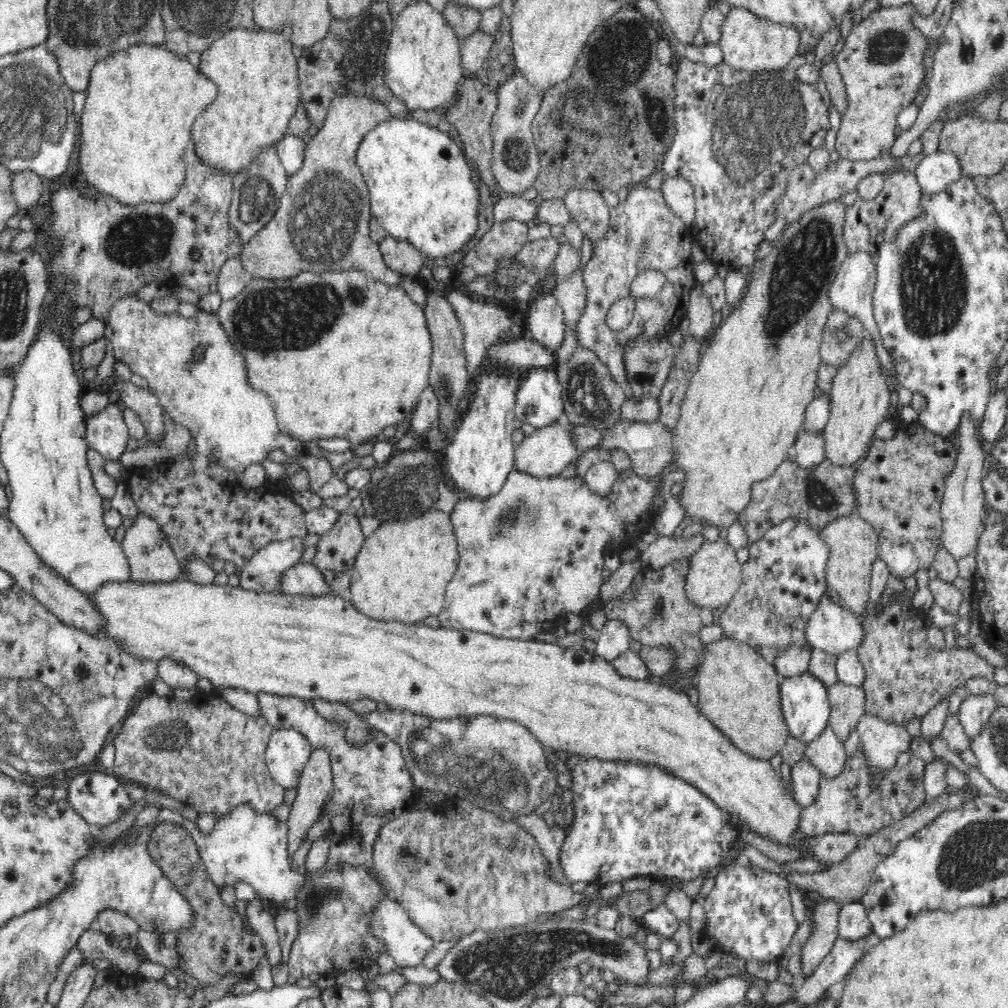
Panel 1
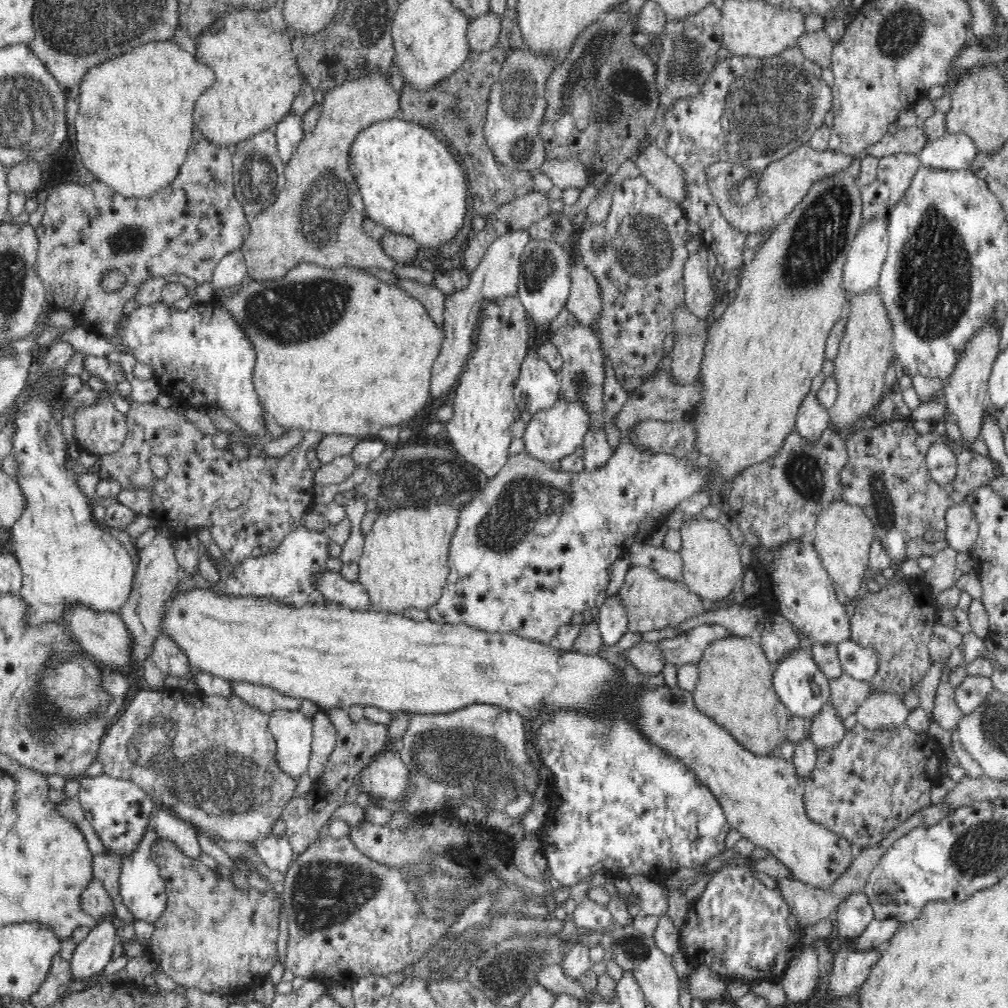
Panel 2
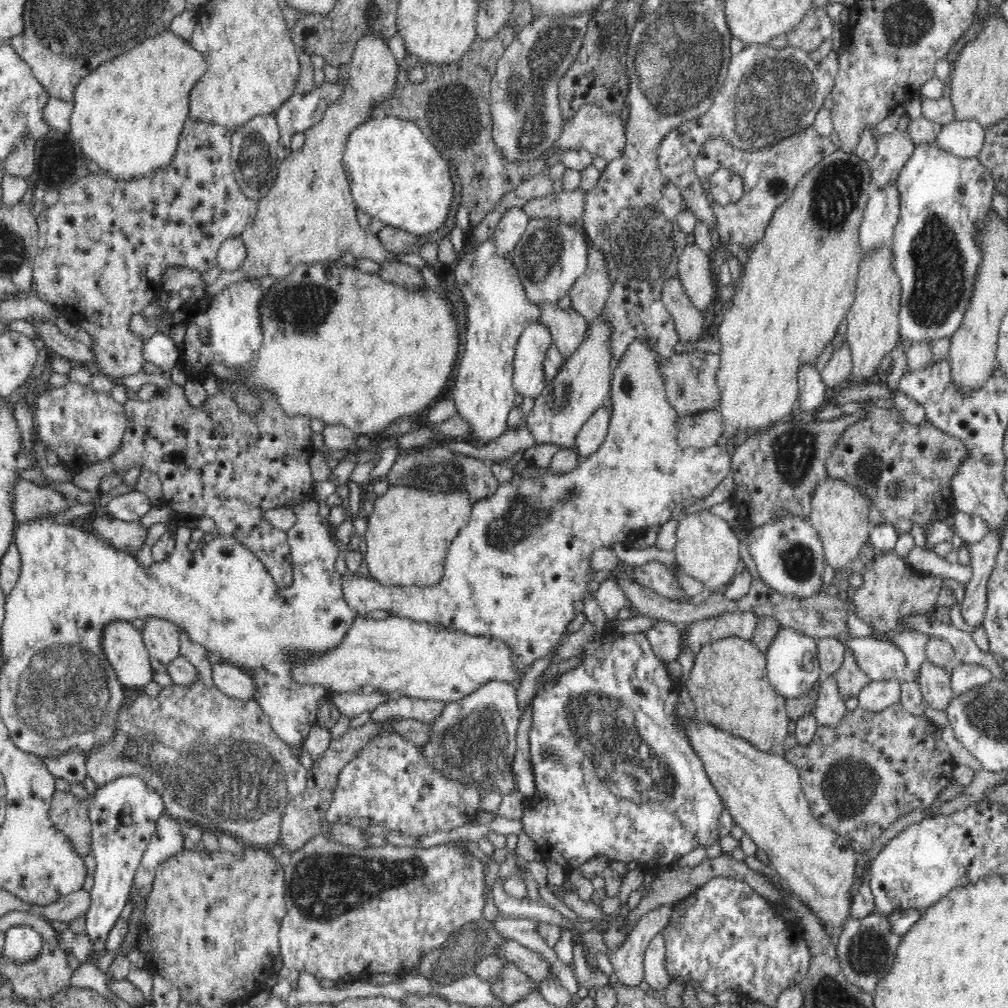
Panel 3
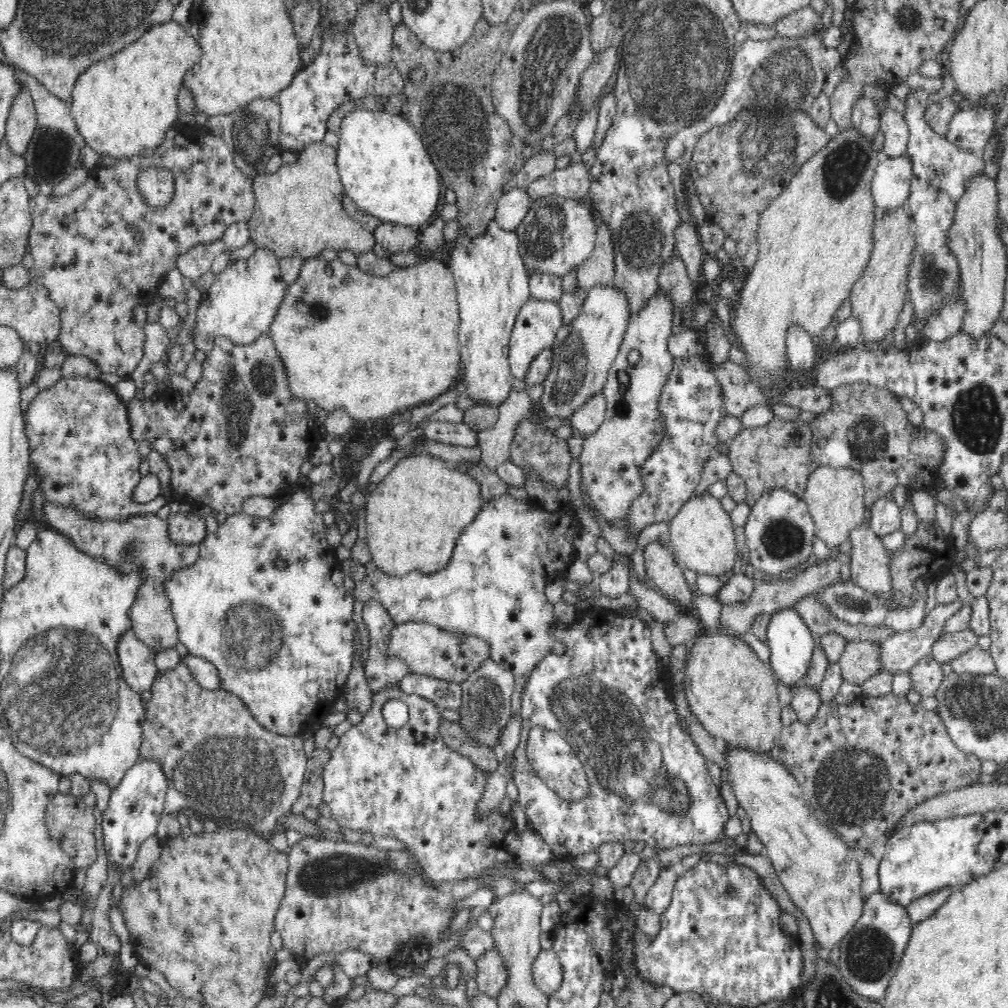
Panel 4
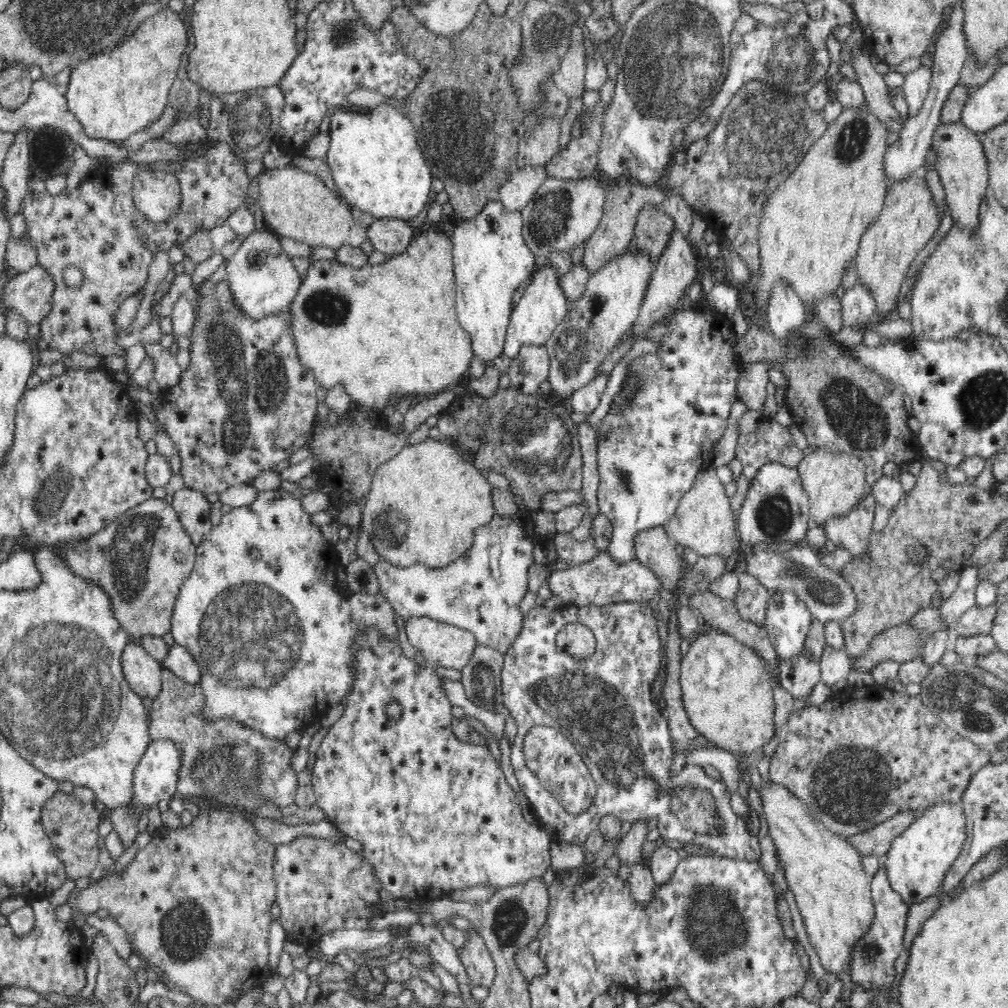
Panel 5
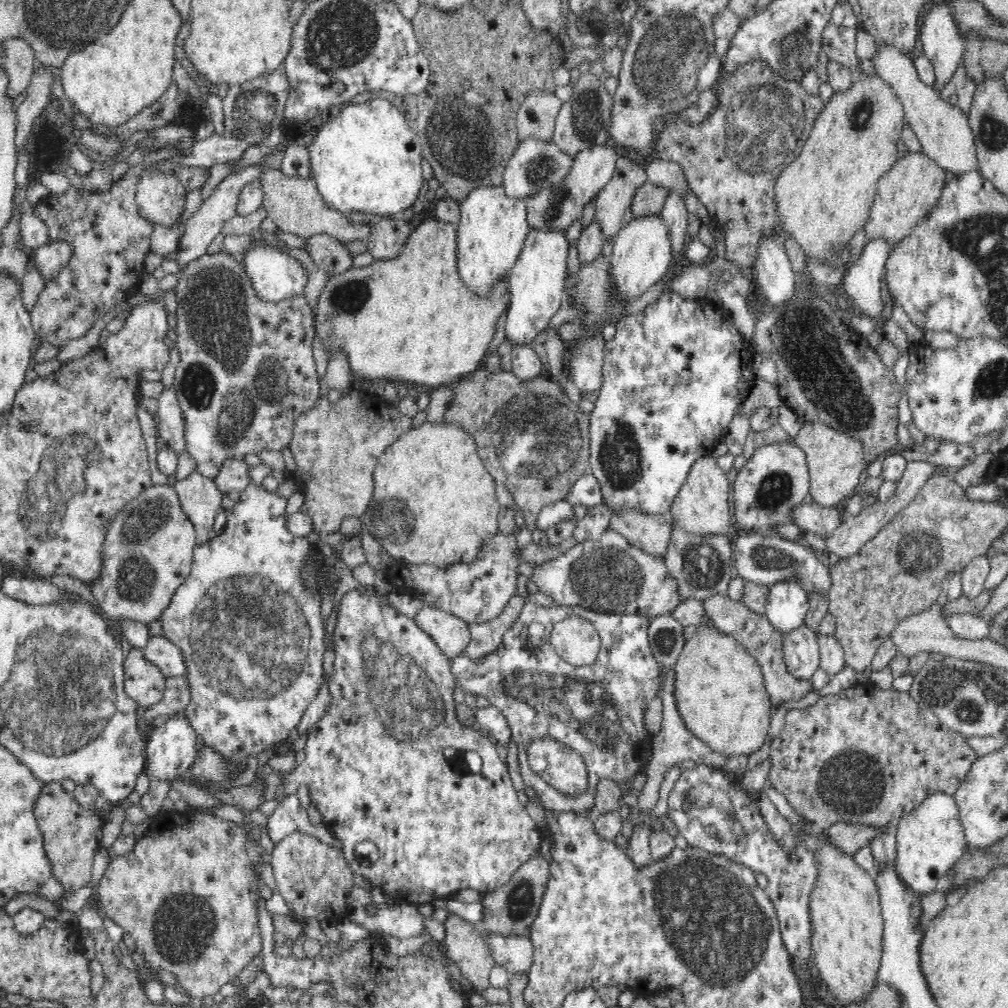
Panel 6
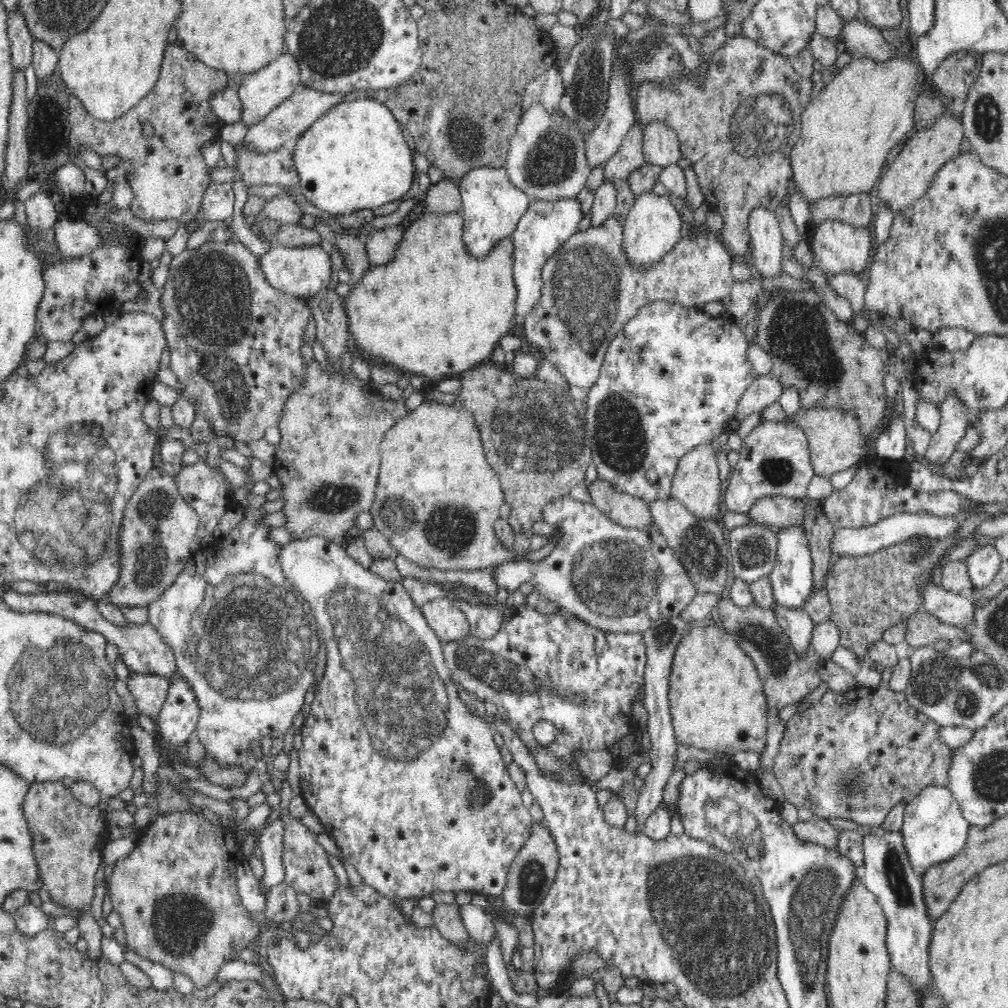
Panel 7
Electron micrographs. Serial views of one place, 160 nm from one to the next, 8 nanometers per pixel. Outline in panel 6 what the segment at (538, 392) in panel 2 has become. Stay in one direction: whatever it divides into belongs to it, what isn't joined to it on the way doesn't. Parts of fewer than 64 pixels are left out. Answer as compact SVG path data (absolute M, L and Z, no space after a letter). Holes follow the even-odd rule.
M546 227L529 228L526 240L522 242L522 250L506 280L511 303L506 316L505 337L512 344L532 344L536 336L550 324L564 300L568 238L560 232L544 234Z

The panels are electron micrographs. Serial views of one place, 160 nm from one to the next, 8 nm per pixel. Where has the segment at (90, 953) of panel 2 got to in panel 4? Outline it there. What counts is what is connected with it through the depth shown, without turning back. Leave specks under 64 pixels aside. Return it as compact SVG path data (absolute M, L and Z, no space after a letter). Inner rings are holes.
M159 759L142 760L131 766L117 787L110 793L108 804L102 814L102 846L108 865L113 862L120 875L134 861L140 845L150 836L157 834L160 817L164 814L165 796L169 786L164 767Z

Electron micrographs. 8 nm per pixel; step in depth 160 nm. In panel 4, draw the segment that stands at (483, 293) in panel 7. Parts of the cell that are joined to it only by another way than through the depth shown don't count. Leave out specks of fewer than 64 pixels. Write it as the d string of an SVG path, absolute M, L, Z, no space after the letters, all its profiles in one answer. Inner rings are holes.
M322 257L307 259L301 266L298 278L286 287L283 301L278 307L277 315L269 328L270 336L281 353L282 364L285 364L289 389L298 400L312 400L318 407L326 410L327 414L334 412L337 407L343 408L356 422L357 427L372 420L382 420L396 413L405 412L409 408L419 406L421 402L431 402L441 393L445 393L456 380L460 372L461 354L459 351L458 301L455 280L450 268L440 260L422 258L422 264L408 268L394 268L384 278L366 280L366 271L342 263L339 259L326 261Z

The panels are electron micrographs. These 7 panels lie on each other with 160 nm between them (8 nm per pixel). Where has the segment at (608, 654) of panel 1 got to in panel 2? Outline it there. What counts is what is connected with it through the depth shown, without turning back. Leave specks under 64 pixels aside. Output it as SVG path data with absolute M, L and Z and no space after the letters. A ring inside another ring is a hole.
M619 593L601 599L600 604L598 624L601 642L604 646L614 646L629 630L626 606L622 605Z

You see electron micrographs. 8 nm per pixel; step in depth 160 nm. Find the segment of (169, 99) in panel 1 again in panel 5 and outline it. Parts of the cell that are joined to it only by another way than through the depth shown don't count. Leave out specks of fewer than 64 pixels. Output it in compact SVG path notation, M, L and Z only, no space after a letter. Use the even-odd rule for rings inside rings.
M166 7L142 21L136 31L115 49L105 53L99 51L86 61L79 61L74 70L72 68L70 82L66 85L64 94L68 109L75 114L86 135L112 143L123 143L133 134L143 132L160 120L169 102L169 91L178 77L186 46L188 38L181 15Z

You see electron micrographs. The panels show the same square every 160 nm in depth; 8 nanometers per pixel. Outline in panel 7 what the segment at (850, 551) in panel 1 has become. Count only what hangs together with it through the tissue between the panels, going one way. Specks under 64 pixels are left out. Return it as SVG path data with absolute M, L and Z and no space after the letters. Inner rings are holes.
M819 405L816 408L804 408L792 418L805 433L808 444L810 460L816 476L830 479L836 472L848 470L863 460L866 453L865 441L861 433L861 425L856 416L849 409L824 408Z

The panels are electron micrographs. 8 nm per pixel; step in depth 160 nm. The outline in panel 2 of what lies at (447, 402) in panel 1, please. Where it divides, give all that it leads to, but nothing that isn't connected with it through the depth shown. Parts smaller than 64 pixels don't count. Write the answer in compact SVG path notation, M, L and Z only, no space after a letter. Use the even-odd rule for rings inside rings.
M399 278L397 286L404 289L411 297L421 301L433 321L437 324L437 327L443 328L444 300L446 300L444 292L435 286L420 283L414 279Z

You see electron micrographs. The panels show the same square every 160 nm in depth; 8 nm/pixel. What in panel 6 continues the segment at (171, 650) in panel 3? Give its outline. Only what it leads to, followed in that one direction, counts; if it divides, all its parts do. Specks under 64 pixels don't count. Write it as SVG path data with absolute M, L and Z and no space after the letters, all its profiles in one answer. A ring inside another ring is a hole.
M152 484L134 500L130 500L109 524L102 550L102 576L98 576L98 582L91 588L105 617L146 625L159 621L176 590L191 574L196 544L195 528L182 510L177 492L172 486Z

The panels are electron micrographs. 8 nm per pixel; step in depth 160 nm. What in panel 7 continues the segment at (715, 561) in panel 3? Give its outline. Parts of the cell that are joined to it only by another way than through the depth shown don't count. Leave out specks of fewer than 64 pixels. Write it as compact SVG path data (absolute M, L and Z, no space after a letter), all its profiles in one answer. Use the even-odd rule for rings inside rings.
M698 444L678 460L678 468L672 478L671 497L679 500L694 516L719 521L720 498L724 483L718 475L718 456L710 444Z

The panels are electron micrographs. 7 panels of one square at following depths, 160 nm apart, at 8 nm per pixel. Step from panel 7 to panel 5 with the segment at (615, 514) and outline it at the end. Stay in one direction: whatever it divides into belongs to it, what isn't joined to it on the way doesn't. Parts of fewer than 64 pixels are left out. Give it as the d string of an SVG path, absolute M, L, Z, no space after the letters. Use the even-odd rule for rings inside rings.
M664 525L638 532L634 543L637 560L657 574L666 595L674 593L681 582L684 562L681 549L670 541Z

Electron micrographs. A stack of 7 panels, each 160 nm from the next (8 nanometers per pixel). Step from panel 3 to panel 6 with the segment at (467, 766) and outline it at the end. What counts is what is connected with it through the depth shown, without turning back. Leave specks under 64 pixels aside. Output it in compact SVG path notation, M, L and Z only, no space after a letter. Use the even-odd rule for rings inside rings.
M514 595L495 620L471 622L471 640L465 653L473 660L483 660L490 652L494 652L502 642L504 633L518 621L525 602L525 598Z

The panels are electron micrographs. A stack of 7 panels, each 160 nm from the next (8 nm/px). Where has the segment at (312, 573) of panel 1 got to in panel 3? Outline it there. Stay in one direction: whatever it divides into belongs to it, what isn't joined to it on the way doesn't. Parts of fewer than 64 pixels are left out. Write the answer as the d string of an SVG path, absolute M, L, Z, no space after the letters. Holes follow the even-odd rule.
M640 336L639 340L630 344L630 347L624 352L624 356L614 362L609 394L612 402L612 412L606 438L598 446L598 450L580 460L578 466L574 470L566 472L566 474L557 475L548 468L543 469L542 467L529 466L522 473L514 473L511 480L499 484L497 491L493 495L476 501L472 505L471 517L468 524L459 530L459 533L450 544L445 561L445 572L443 573L442 581L438 585L427 588L380 585L378 581L370 577L361 577L357 574L346 573L343 575L342 584L344 600L346 600L348 606L359 615L366 615L375 610L382 610L390 612L390 616L408 618L414 622L441 625L442 627L462 631L469 635L500 639L506 643L506 646L510 647L510 653L512 653L511 662L514 663L514 670L518 671L519 676L523 679L530 665L534 665L547 654L550 654L550 651L557 648L562 642L566 626L575 617L574 602L584 600L584 596L592 592L589 583L590 574L593 571L591 568L591 558L594 550L610 549L616 543L624 544L628 538L634 538L638 530L643 532L655 525L661 526L665 521L671 519L673 516L672 511L674 511L677 504L687 502L690 498L701 499L711 495L714 488L728 476L728 472L731 472L732 454L726 454L726 448L720 448L720 446L708 446L692 450L694 466L682 466L688 460L682 454L682 447L677 443L676 438L676 423L680 416L667 400L661 375L661 360L658 357L658 352L654 351L654 345L645 336ZM622 382L628 382L629 384L628 389L625 391L622 389Z

